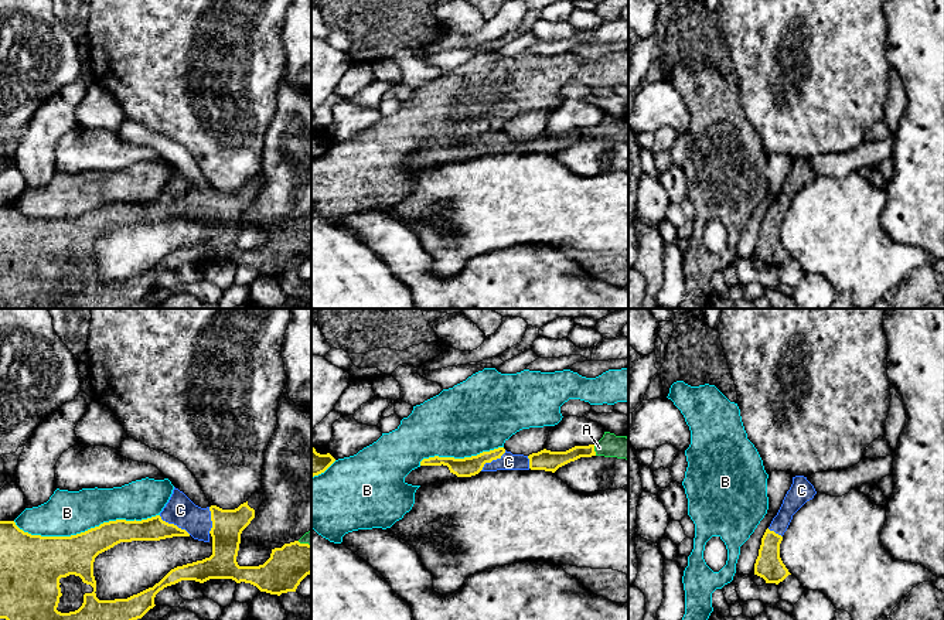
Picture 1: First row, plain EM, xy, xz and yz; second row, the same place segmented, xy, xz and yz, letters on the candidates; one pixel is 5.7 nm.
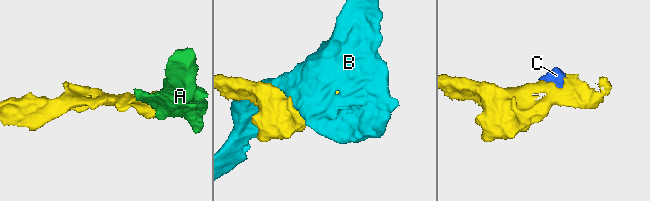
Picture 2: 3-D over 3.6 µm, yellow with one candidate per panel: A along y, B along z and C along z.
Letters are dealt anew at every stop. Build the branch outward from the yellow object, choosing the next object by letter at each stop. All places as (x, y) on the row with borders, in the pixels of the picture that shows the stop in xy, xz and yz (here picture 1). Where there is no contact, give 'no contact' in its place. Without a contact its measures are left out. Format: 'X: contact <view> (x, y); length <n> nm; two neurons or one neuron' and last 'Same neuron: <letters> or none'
A: contact xz (593, 450); length 70 nm; one neuron
B: contact xy (85, 531); length 850 nm; two neurons
C: contact xy (173, 524); length 220 nm; one neuron
Same neuron: A, C

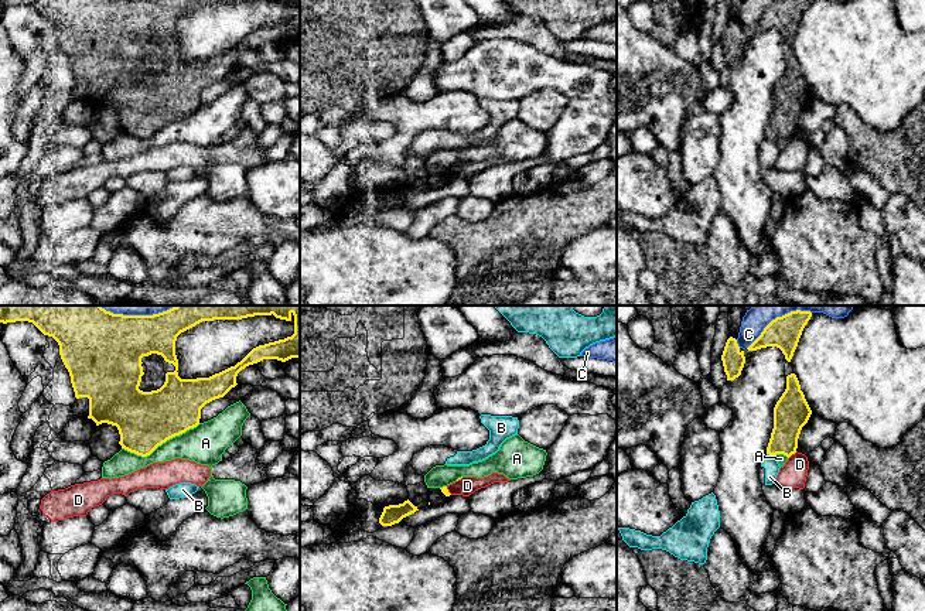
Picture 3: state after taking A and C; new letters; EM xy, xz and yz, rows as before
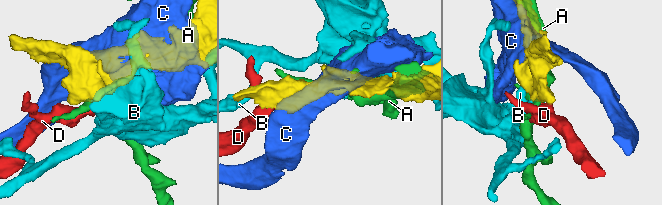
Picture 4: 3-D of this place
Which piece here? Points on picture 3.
A: contact xy (160, 444); length 480 nm; two neurons
B: contact yz (771, 454); length 50 nm; two neurons
C: contact xy (139, 316); length 440 nm; two neurons
D: contact yz (792, 453); length 70 nm; two neurons
Same neuron: none

